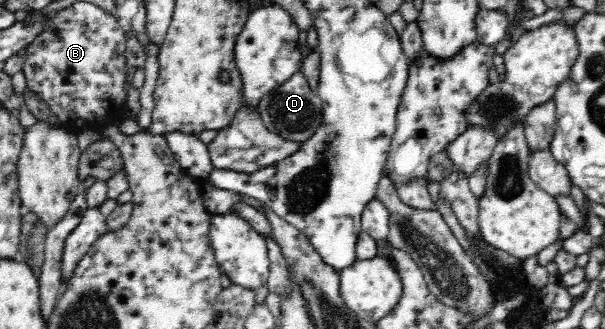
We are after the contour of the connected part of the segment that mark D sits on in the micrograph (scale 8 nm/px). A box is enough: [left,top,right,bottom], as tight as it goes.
[256,72,322,142]

